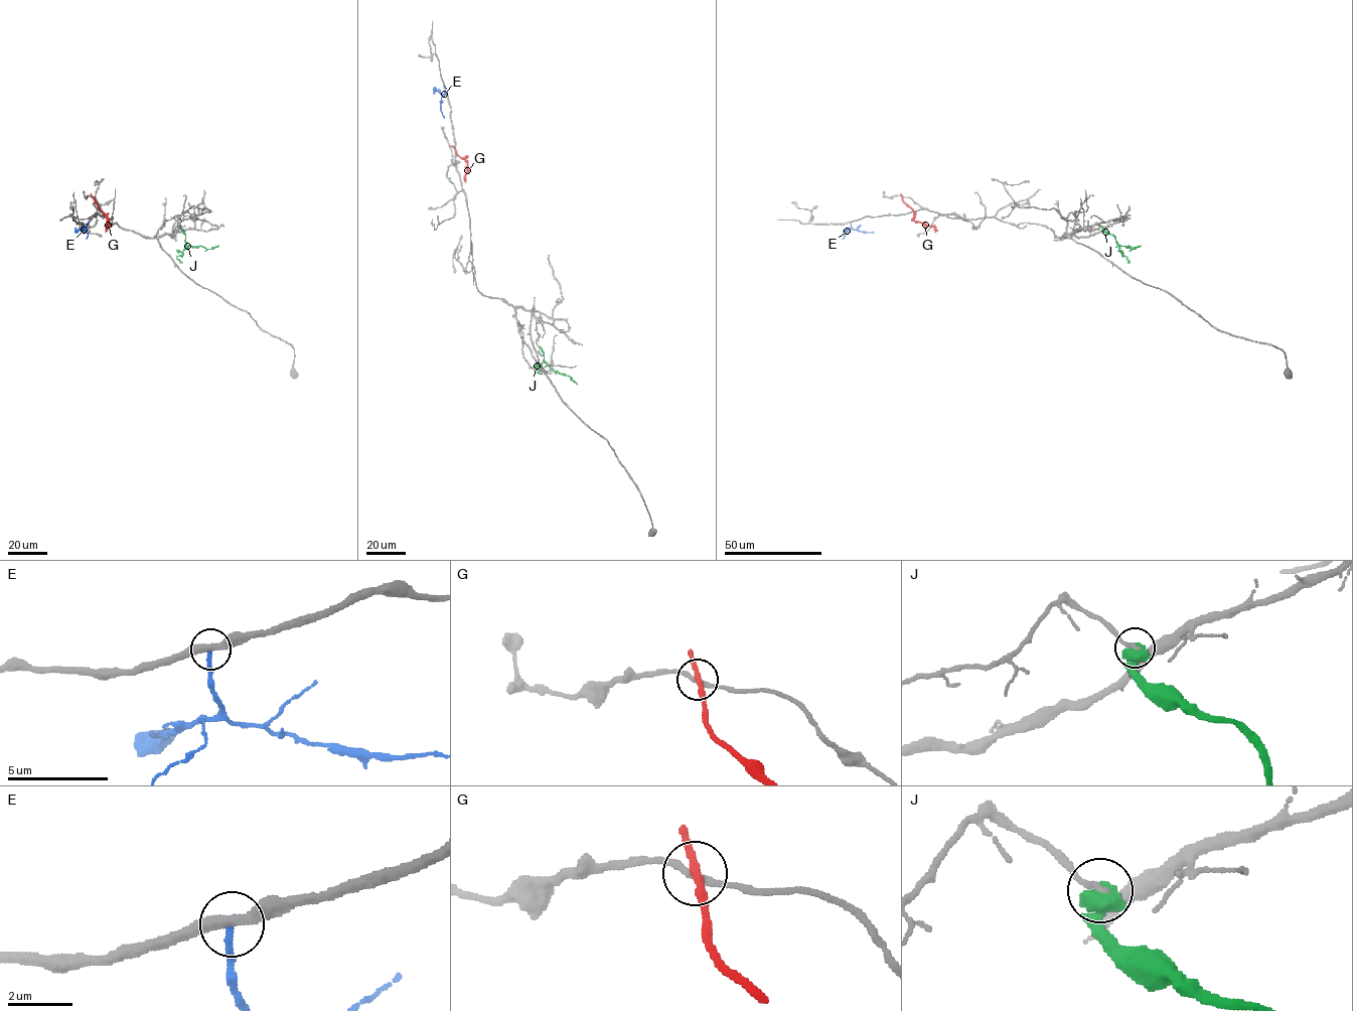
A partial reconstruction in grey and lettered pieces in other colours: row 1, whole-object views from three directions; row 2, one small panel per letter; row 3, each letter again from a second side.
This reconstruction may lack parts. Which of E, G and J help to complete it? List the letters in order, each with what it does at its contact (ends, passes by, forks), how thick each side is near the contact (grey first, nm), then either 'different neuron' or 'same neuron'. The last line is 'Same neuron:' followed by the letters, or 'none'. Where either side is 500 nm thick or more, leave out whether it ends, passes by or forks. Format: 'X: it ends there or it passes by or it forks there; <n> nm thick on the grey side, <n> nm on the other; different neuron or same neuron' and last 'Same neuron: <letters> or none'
E: it ends there; 340 nm thick on the grey side, 200 nm on the other; different neuron
G: it passes by; 190 nm thick on the grey side, 240 nm on the other; different neuron
J: 190 nm thick on the grey side, 650 nm on the other; different neuron
Same neuron: none

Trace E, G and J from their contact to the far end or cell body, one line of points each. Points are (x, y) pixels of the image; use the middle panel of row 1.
E: (447, 95), (440, 102), (444, 118)
G: (450, 145), (460, 157), (465, 158), (467, 170), (464, 179)
J: (540, 346), (544, 360), (552, 371), (569, 376), (577, 384)

